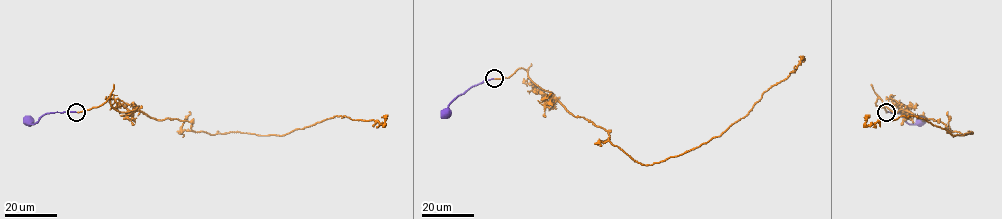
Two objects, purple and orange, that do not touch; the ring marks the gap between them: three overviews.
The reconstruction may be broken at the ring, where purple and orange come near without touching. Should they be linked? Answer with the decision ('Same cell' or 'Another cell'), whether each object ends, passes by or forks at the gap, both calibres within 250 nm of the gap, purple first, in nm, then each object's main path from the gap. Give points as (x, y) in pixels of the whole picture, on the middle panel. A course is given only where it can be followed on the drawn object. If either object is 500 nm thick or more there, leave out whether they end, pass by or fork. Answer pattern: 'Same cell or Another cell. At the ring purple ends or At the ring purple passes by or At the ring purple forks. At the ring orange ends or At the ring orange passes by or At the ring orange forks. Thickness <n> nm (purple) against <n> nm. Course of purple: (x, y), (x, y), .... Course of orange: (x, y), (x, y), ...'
Another cell. At the ring purple ends. At the ring orange ends. Thickness 160 nm (purple) against 280 nm. Course of purple: (493, 78), (483, 80), (457, 96), (446, 113). Course of orange: (495, 78), (523, 68), (569, 112), (652, 165), (720, 136), (803, 62)

